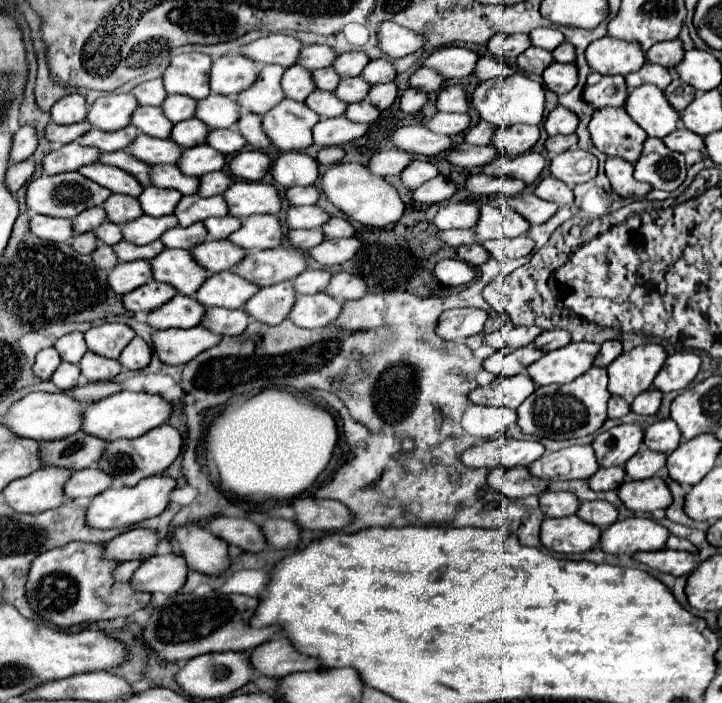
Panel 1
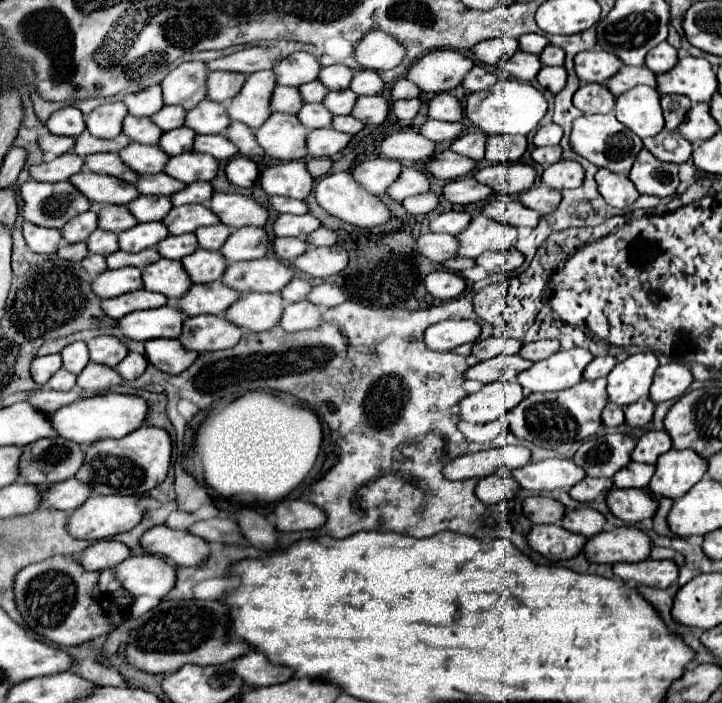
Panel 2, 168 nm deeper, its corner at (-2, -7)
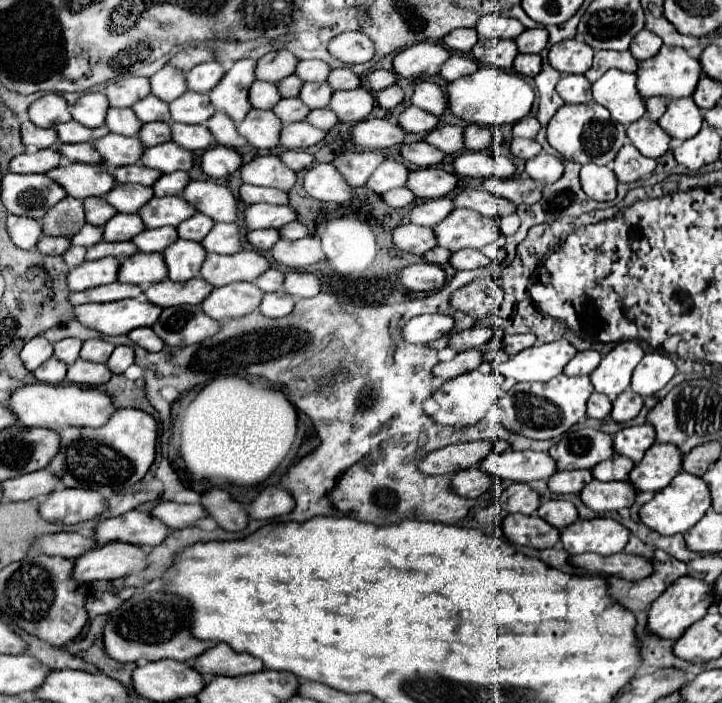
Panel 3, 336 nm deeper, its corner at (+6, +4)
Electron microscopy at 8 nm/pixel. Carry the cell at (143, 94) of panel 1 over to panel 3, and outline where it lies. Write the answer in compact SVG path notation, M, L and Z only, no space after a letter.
M122 78L118 82L108 84L104 90L108 96L110 106L114 108L131 108L138 100L142 100L146 94L150 94L150 84L148 78Z

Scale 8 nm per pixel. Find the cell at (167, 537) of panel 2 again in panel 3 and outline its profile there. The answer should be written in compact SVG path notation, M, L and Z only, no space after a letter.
M130 510L118 518L108 518L98 522L98 526L92 530L96 544L108 544L108 542L128 542L138 546L156 546L168 536L168 528L154 520L148 512Z

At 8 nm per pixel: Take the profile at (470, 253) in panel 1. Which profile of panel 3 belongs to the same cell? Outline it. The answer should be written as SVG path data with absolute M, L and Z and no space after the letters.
M436 246L436 248L432 248L430 252L424 254L424 260L430 262L430 264L438 264L438 266L440 266L440 264L446 264L450 256L452 256L450 250L446 250L446 248L438 248L438 246Z

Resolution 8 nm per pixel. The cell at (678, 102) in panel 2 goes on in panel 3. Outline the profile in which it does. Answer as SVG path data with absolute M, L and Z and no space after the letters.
M656 96L656 98L650 98L650 100L644 100L644 108L646 108L646 116L650 120L658 120L662 116L662 112L666 110L666 102L668 100L662 100L662 96Z

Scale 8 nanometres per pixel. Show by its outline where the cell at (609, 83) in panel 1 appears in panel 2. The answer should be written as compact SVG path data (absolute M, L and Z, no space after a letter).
M584 83L574 93L574 105L582 113L610 113L616 105L616 99L606 85Z

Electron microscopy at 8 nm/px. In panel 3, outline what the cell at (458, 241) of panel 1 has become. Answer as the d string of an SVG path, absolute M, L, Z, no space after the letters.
M404 224L392 230L392 242L398 250L418 254L422 256L430 248L434 248L434 232L432 228L426 226L414 226L414 224Z

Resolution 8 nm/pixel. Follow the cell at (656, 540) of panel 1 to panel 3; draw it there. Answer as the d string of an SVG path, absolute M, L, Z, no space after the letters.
M612 518L576 520L560 530L560 542L568 554L596 552L602 556L622 552L630 532Z

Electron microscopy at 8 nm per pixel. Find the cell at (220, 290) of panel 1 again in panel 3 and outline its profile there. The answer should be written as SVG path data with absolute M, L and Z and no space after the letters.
M166 278L162 282L146 286L142 294L150 304L170 308L180 304L200 304L212 290L214 286L206 284L202 278L192 278L188 282L172 282Z

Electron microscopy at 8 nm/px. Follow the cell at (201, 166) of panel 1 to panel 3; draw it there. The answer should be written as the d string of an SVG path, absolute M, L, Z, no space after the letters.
M164 142L158 146L146 148L142 152L140 162L146 168L160 170L162 174L172 174L176 170L190 170L194 164L192 154L184 148L178 148L178 144L174 144L174 142Z

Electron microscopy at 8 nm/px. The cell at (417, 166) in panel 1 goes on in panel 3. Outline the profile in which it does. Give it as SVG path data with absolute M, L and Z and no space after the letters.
M384 160L376 172L368 178L366 186L370 190L374 190L376 194L384 194L392 188L404 186L406 184L406 176L408 176L408 168L402 162L396 160Z

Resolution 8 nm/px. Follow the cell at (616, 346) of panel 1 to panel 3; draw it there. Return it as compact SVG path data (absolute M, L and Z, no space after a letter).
M584 350L584 352L578 352L574 356L574 360L570 360L564 368L564 374L566 376L588 376L596 370L596 366L600 364L600 352L596 350Z

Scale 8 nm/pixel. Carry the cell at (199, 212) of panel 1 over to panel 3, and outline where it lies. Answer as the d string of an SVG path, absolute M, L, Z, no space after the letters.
M182 196L152 198L138 210L138 216L142 218L146 228L178 226L182 220L188 220L192 214L194 214L194 208L182 202Z

